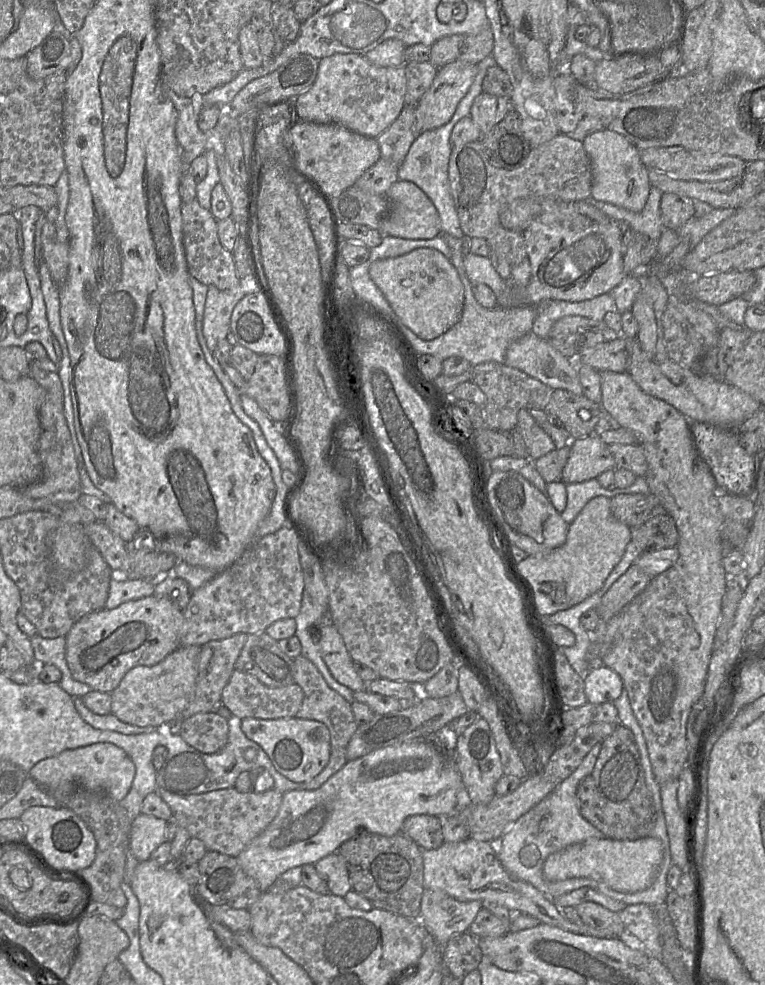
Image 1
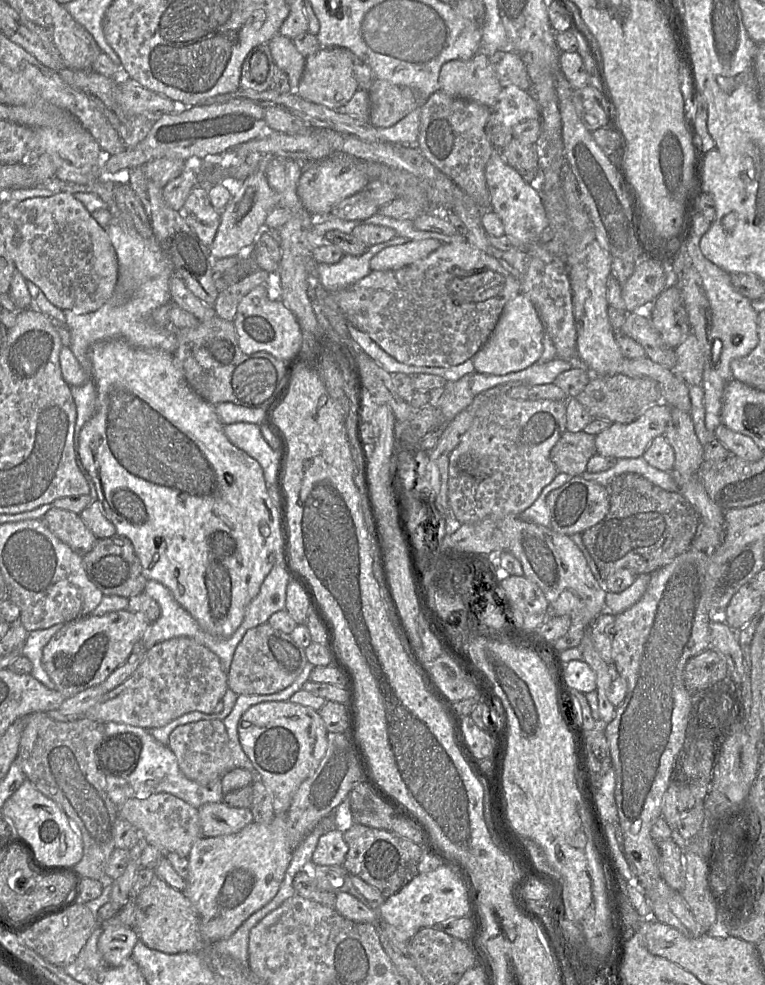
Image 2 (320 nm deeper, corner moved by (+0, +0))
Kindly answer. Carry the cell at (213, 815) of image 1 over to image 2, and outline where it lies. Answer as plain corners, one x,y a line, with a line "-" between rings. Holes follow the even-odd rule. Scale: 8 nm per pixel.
223,801
206,803
197,809
206,837
233,834
254,821
250,808
231,807

